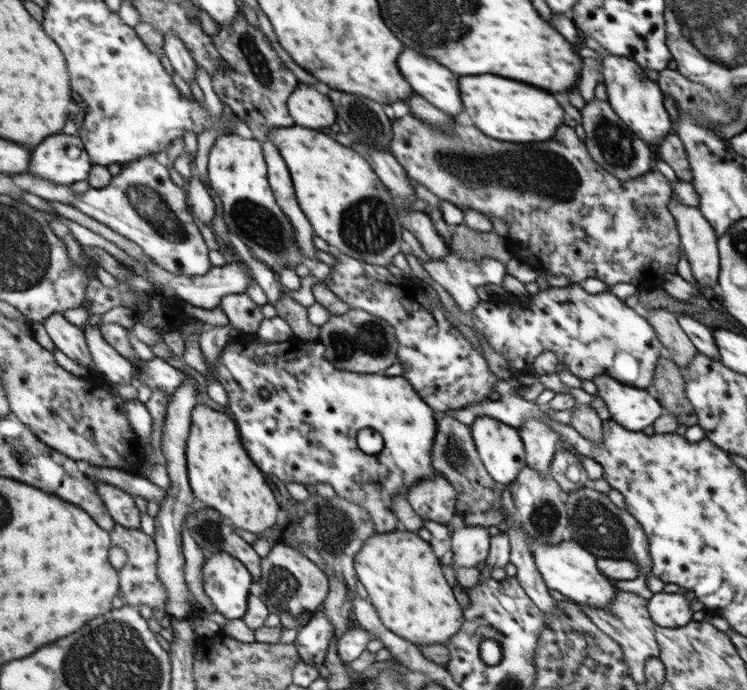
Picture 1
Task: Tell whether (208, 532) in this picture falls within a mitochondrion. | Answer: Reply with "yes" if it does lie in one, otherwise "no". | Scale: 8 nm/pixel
yes

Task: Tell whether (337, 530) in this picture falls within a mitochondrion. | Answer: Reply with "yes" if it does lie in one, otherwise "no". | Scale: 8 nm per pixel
yes

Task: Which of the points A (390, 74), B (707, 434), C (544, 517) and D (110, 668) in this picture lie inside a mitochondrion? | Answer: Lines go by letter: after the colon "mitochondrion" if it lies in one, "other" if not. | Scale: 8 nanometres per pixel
A: other
B: other
C: mitochondrion
D: mitochondrion

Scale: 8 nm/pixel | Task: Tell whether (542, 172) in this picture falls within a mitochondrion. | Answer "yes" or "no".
yes

